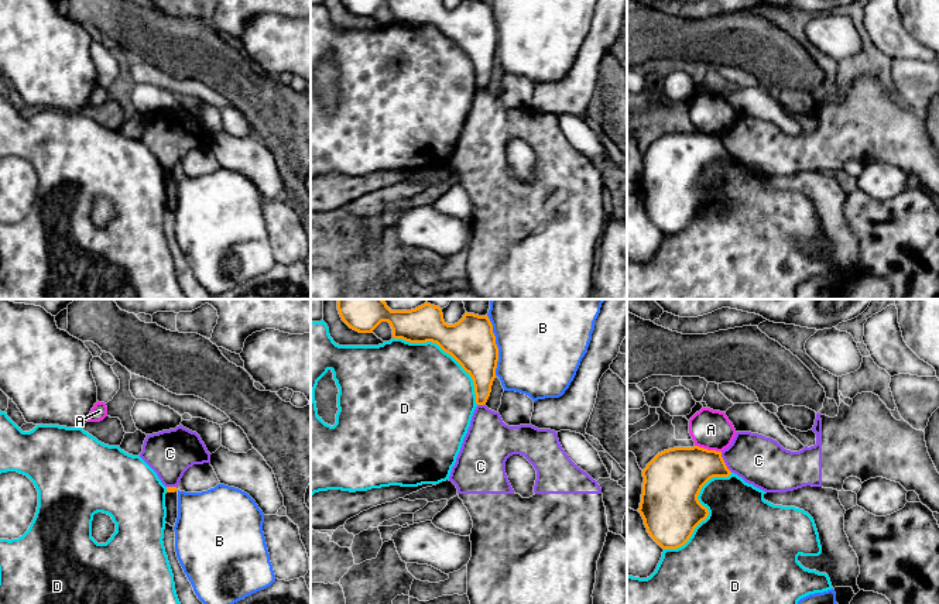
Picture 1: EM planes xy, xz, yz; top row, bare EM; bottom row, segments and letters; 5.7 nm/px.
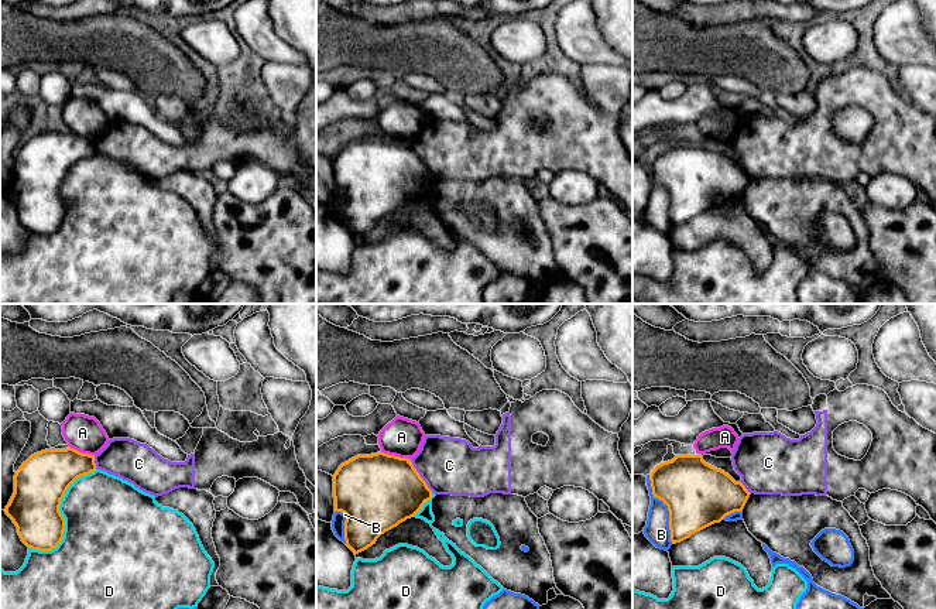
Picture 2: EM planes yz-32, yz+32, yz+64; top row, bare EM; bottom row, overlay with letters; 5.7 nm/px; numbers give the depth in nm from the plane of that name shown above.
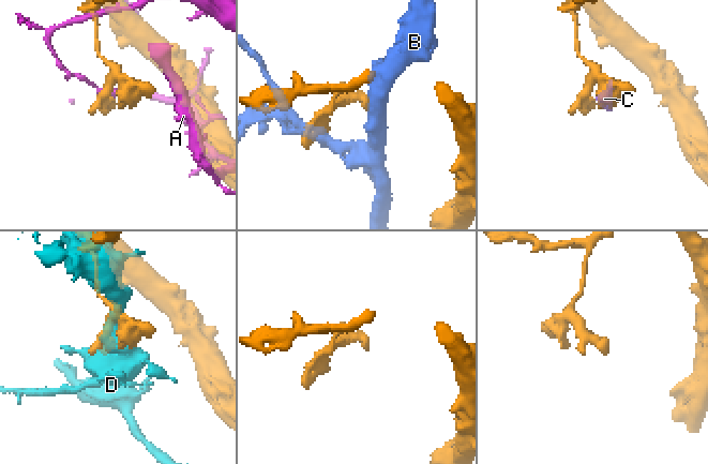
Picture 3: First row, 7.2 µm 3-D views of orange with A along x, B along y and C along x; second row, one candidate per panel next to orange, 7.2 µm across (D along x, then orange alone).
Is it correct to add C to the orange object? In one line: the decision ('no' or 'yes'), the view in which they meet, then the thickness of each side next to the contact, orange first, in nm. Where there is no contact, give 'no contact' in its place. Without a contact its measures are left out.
no | yz | 280/280 nm

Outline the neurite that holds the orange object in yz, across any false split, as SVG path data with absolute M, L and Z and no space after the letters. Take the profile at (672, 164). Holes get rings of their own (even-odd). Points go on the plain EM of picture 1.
M693 130L658 137L642 154L644 167L638 192L650 220L662 233L683 230L695 212L709 199L707 192L698 183L702 171L713 161L729 161L730 158L722 135Z

